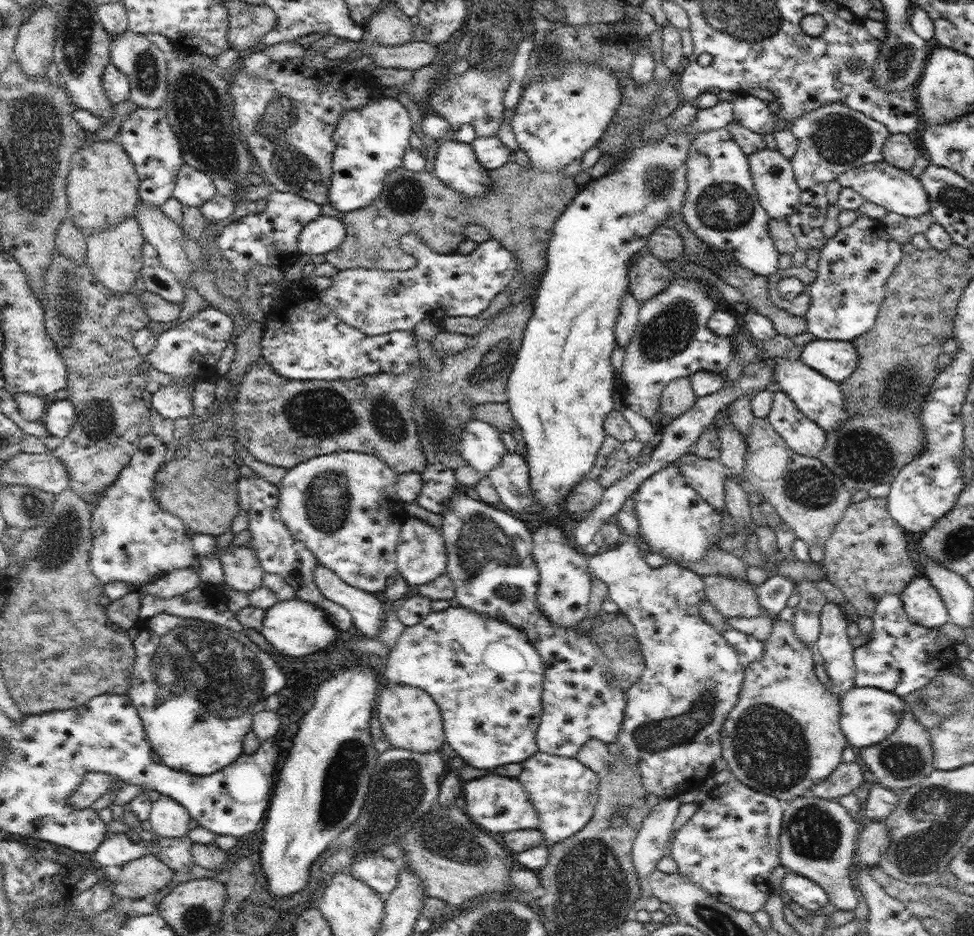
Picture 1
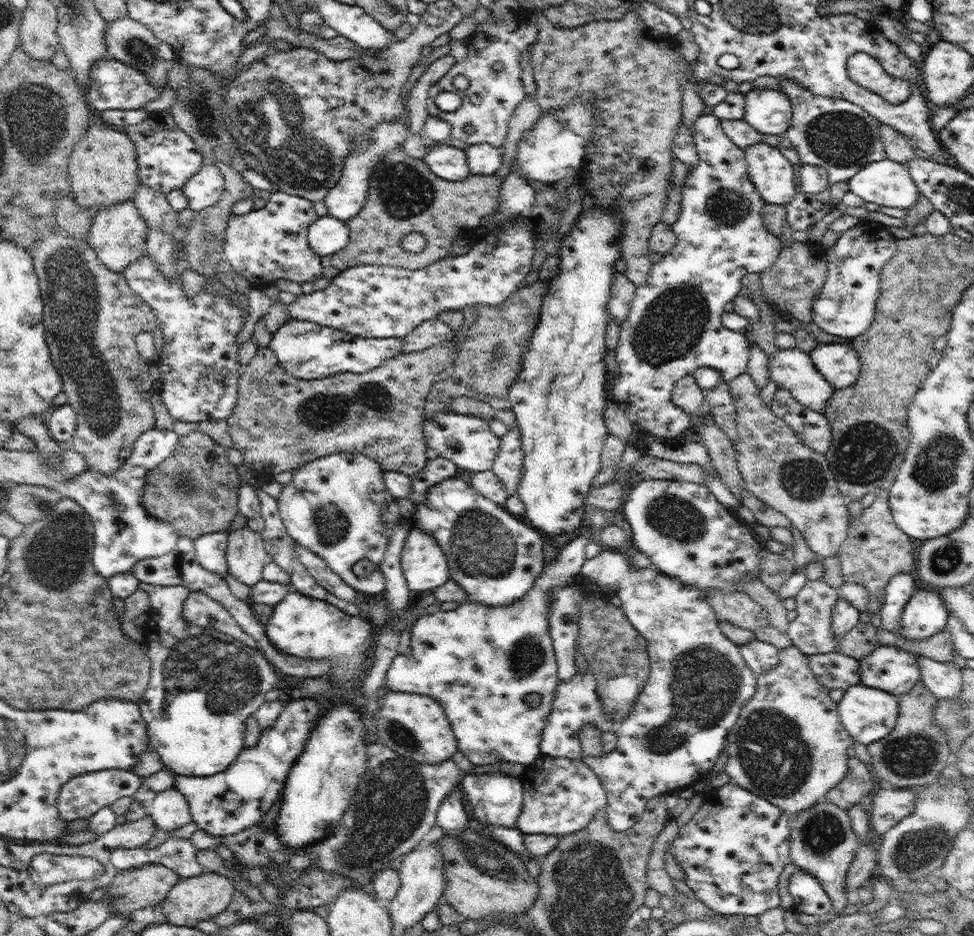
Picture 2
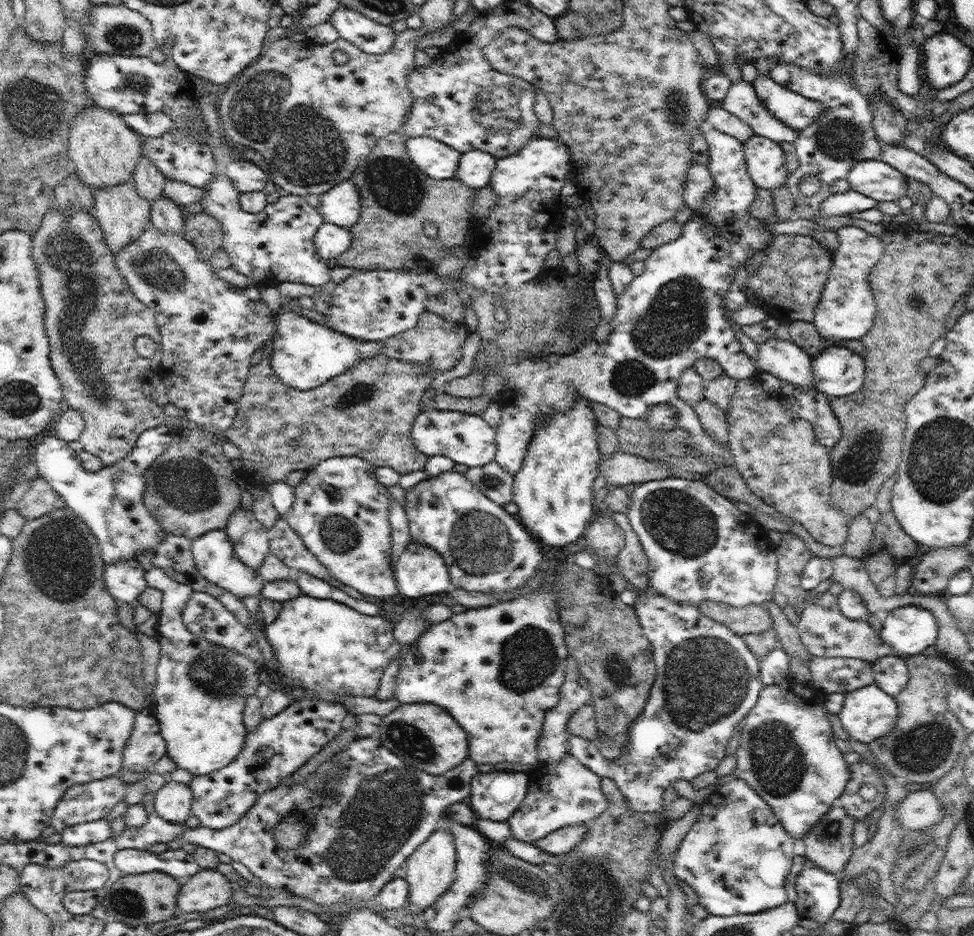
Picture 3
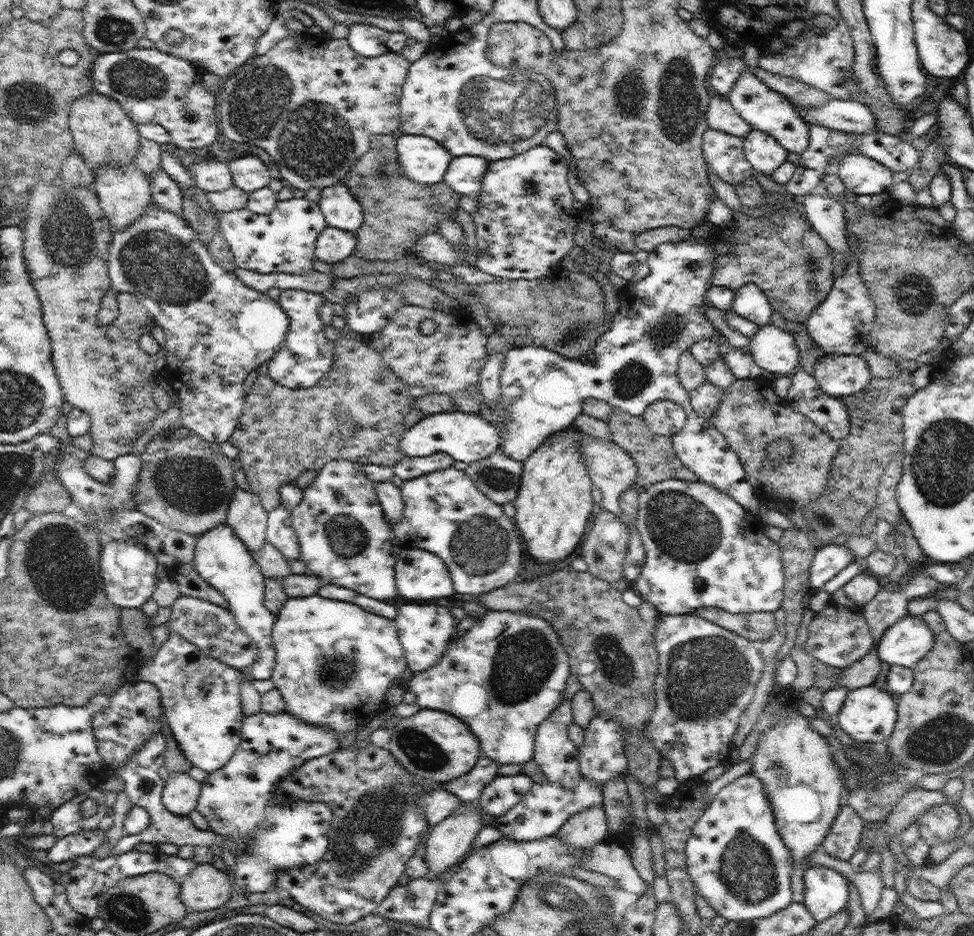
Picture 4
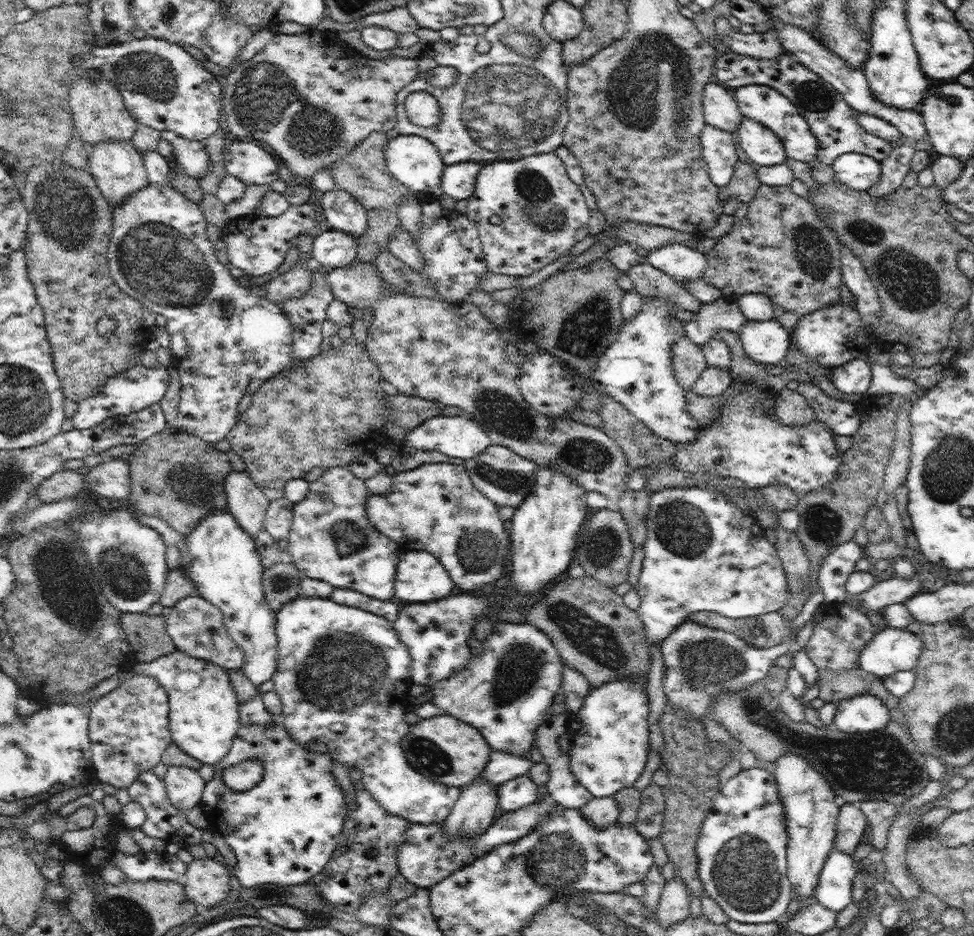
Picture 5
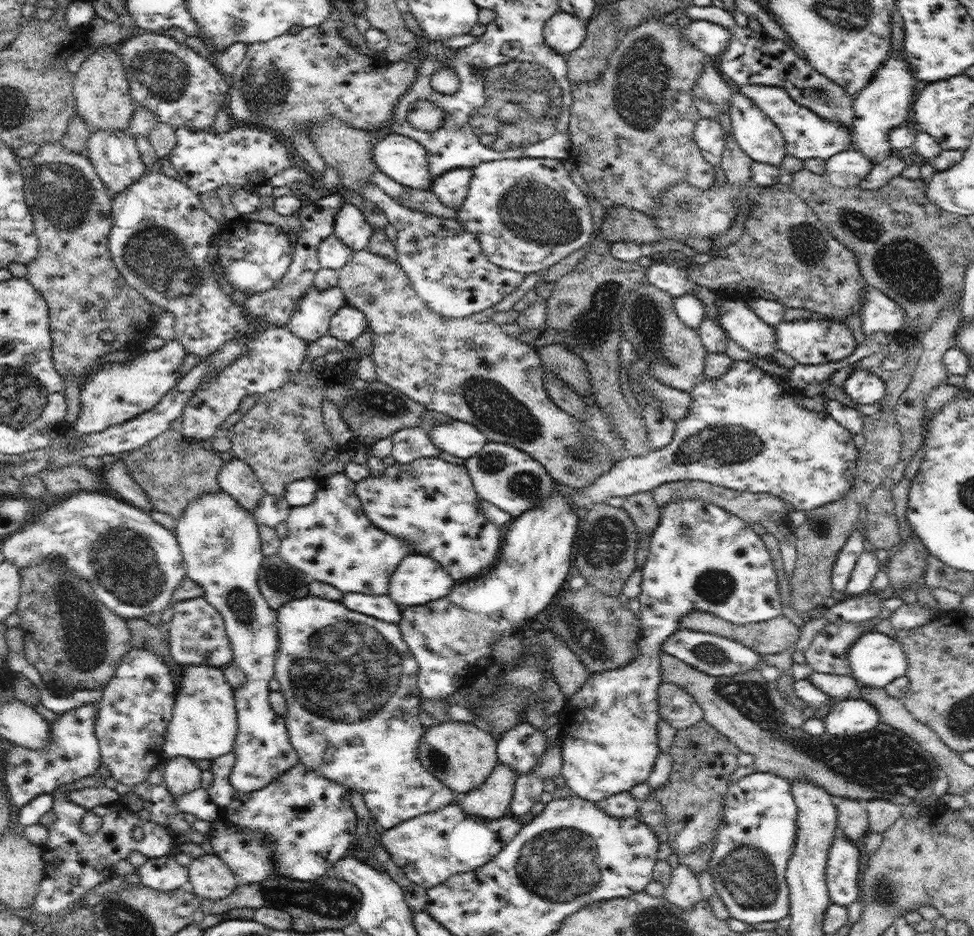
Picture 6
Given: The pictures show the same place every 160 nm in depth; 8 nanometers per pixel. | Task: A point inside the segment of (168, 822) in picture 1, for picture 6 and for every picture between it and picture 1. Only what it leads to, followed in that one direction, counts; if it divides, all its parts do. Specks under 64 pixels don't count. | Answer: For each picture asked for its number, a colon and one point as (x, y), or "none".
2: (169, 810)
3: (173, 801)
4: (180, 794)
5: (184, 786)
6: (181, 775)

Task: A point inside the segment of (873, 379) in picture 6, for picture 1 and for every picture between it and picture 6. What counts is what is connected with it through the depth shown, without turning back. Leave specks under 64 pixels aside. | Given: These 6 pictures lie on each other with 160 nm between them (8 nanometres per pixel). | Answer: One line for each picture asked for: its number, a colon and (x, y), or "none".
1: (836, 359)
2: (839, 364)
3: (837, 371)
4: (839, 376)
5: (853, 377)

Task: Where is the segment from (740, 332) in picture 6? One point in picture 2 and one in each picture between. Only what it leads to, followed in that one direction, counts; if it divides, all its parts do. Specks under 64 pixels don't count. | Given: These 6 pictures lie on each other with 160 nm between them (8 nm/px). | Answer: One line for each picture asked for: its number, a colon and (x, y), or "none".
2: (792, 369)
3: (782, 358)
4: (774, 350)
5: (767, 342)

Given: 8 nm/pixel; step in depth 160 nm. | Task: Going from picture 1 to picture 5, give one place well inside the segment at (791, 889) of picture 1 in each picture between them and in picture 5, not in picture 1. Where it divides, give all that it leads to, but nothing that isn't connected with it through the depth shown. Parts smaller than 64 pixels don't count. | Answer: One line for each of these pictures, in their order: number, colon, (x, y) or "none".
2: (808, 896)
3: (818, 896)
4: (826, 892)
5: (834, 890)

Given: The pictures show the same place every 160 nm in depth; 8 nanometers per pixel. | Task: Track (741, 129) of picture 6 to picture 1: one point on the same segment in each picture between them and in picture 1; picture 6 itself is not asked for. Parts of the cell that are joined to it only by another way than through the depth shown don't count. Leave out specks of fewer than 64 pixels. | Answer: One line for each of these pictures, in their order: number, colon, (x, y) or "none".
1: (778, 192)
2: (772, 173)
3: (766, 164)
4: (765, 154)
5: (761, 145)

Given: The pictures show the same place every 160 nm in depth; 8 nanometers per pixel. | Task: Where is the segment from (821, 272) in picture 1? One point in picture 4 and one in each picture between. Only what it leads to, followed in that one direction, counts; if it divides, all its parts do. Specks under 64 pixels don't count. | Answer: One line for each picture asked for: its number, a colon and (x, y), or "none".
2: (845, 307)
3: (846, 311)
4: (841, 323)

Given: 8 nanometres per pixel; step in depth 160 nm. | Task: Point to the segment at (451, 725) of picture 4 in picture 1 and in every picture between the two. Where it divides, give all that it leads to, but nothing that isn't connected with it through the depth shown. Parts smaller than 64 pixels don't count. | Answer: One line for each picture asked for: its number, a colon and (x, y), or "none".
1: (410, 718)
2: (415, 726)
3: (424, 735)

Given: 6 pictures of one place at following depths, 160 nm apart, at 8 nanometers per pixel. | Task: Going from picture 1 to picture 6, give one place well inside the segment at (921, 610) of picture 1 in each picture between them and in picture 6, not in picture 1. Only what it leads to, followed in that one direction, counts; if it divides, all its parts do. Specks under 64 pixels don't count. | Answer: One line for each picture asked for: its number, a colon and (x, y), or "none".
2: (925, 614)
3: (909, 630)
4: (909, 639)
5: (890, 650)
6: (876, 659)

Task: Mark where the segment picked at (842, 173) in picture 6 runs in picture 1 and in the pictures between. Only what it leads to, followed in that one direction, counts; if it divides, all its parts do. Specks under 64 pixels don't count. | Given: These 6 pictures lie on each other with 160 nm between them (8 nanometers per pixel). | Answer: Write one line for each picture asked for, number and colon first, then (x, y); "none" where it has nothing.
1: (896, 190)
2: (887, 183)
3: (875, 178)
4: (862, 175)
5: (858, 171)

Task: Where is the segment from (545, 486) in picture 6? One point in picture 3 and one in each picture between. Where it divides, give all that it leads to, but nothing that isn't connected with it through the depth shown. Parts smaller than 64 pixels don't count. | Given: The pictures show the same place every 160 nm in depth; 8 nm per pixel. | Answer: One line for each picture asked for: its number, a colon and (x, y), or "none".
3: (492, 479)
4: (498, 477)
5: (506, 478)

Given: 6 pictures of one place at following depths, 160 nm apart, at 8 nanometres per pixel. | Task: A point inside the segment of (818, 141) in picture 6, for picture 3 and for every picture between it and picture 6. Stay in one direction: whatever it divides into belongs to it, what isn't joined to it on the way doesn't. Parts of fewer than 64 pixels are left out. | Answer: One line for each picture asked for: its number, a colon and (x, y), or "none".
3: (741, 99)
4: (764, 109)
5: (766, 105)

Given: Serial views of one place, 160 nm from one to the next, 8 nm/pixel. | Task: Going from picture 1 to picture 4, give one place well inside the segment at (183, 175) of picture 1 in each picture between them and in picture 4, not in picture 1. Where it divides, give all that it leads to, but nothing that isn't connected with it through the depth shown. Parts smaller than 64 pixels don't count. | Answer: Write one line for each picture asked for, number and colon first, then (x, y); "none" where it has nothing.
2: (204, 189)
3: (275, 245)
4: (283, 241)

